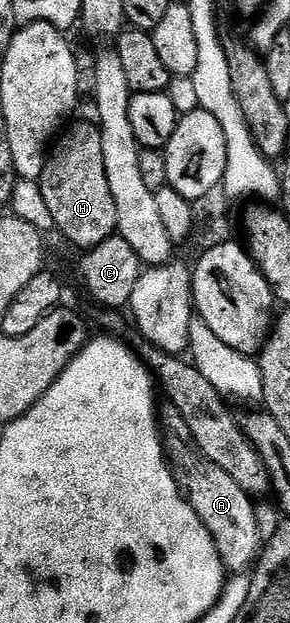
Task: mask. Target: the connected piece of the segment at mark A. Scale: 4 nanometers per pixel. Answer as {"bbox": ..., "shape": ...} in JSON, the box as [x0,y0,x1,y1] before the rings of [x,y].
{"bbox":[159,406,263,572],"shape":[[[162,406],[159,411],[159,427],[163,432],[167,458],[175,472],[177,486],[181,488],[191,509],[195,509],[201,524],[211,533],[226,572],[248,572],[258,562],[263,551],[263,533],[257,524],[254,500],[243,489],[239,489],[239,485],[235,485],[235,481],[231,481],[223,469],[203,458],[179,409]]]}

